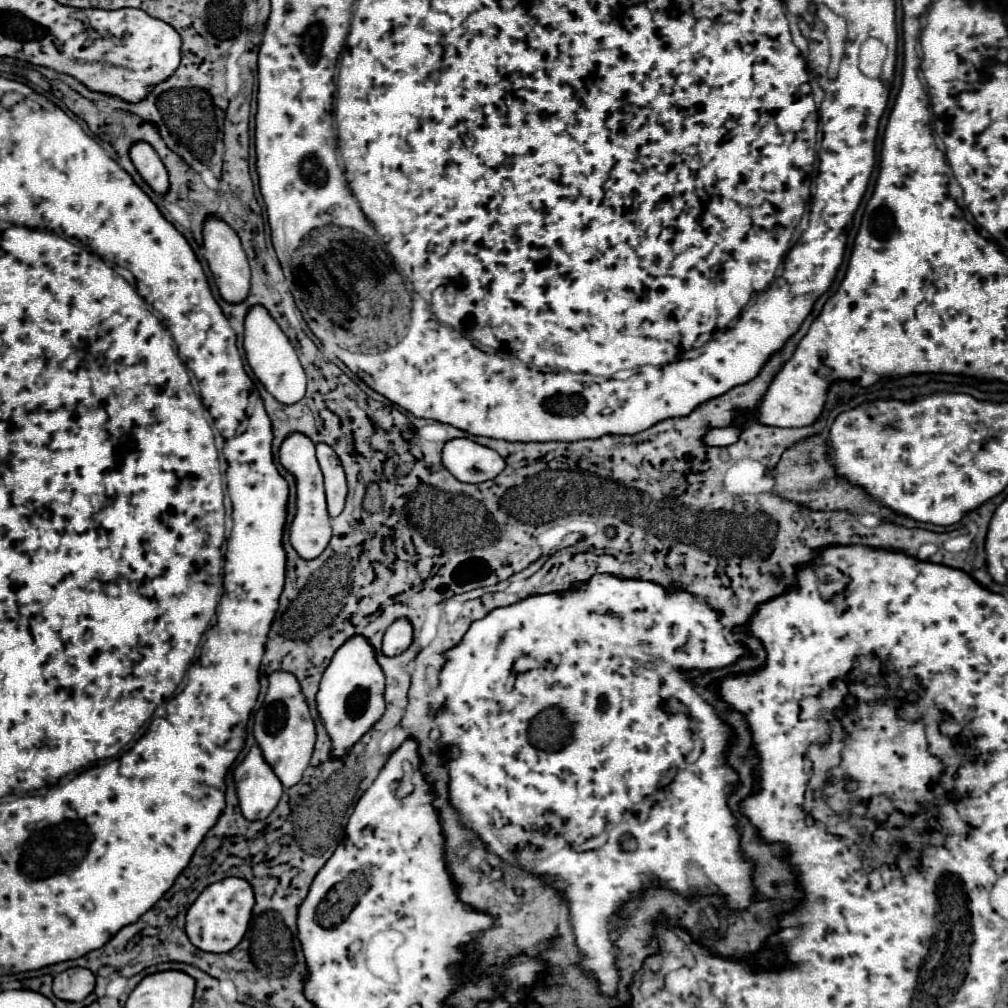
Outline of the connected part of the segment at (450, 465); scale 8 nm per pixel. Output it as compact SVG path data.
M450 439L442 451L444 467L464 483L482 483L494 479L504 469L504 459L488 447L470 439Z

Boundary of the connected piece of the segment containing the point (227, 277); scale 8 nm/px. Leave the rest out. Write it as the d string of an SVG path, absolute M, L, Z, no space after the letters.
M208 219L208 223L204 225L204 257L214 275L220 297L226 303L242 303L250 291L248 259L246 259L246 253L242 249L242 243L240 243L236 231L232 231L232 227L228 227L220 219Z

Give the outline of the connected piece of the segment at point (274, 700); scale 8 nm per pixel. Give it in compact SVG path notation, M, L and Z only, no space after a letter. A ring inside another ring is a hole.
M276 671L268 677L268 681L268 693L264 705L254 715L252 733L274 775L284 787L292 787L302 779L302 773L310 763L316 741L316 729L310 709L304 703L304 695L300 695L300 685L296 683L296 679L292 679L292 675L284 671Z

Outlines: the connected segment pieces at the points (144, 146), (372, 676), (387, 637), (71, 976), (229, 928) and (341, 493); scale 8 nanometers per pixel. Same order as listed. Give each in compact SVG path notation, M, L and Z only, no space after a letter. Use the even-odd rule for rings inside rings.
M134 143L130 149L130 159L134 163L134 167L138 169L138 173L142 175L142 179L160 195L168 193L168 171L164 167L164 163L160 161L160 157L156 155L156 151L152 151L152 147L148 147L148 143Z
M360 635L356 639L348 639L348 643L344 643L344 647L340 647L332 657L322 675L316 705L330 737L330 757L334 759L346 757L356 741L384 715L384 673L376 663L372 647L368 647Z
M398 619L384 633L382 653L386 657L400 655L402 651L406 651L410 647L410 643L412 643L412 625L408 623L408 619Z
M68 969L54 977L54 995L62 1001L82 1001L92 993L96 979L88 969Z
M226 877L222 881L206 887L186 915L186 933L190 941L208 953L226 953L232 951L248 929L248 921L252 919L254 907L254 891L246 879Z
M326 443L316 445L316 457L320 463L320 469L324 473L324 489L326 489L326 503L328 503L328 515L336 517L344 509L346 499L346 477L340 459L328 447Z

